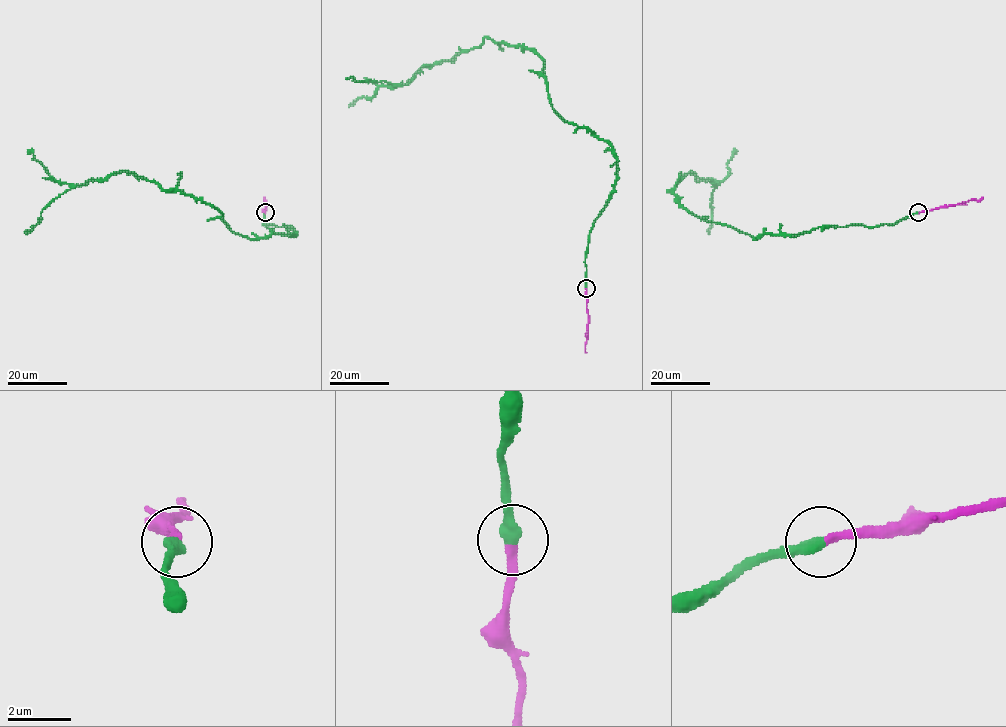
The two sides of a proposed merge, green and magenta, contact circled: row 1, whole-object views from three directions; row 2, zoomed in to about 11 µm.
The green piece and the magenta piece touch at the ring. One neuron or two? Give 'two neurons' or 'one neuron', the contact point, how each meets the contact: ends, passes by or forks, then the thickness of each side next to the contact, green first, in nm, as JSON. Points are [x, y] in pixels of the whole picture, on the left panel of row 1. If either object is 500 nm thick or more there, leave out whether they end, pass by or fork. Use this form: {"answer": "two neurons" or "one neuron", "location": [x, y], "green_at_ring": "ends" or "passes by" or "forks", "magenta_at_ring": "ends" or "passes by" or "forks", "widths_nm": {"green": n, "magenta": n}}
{"answer": "one neuron", "location": [265, 212], "green_at_ring": "ends", "magenta_at_ring": "ends", "widths_nm": {"green": 400, "magenta": 280}}

